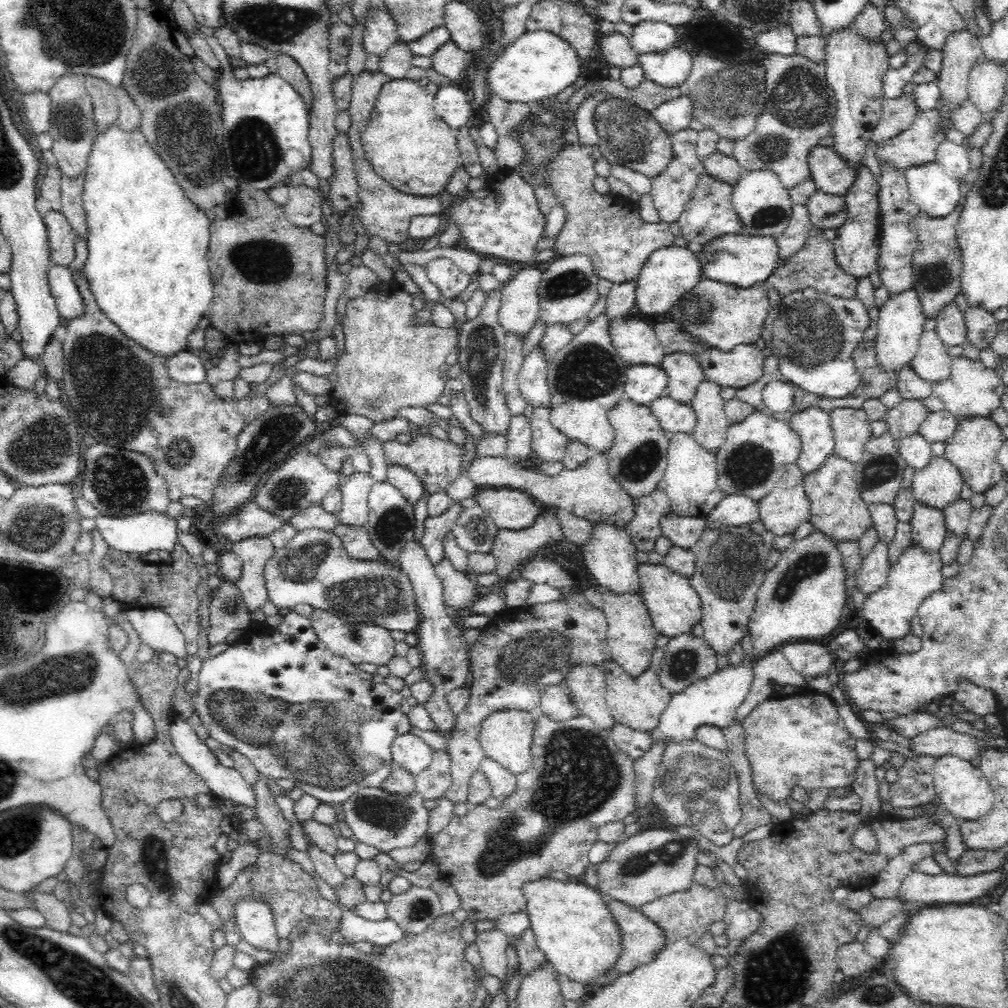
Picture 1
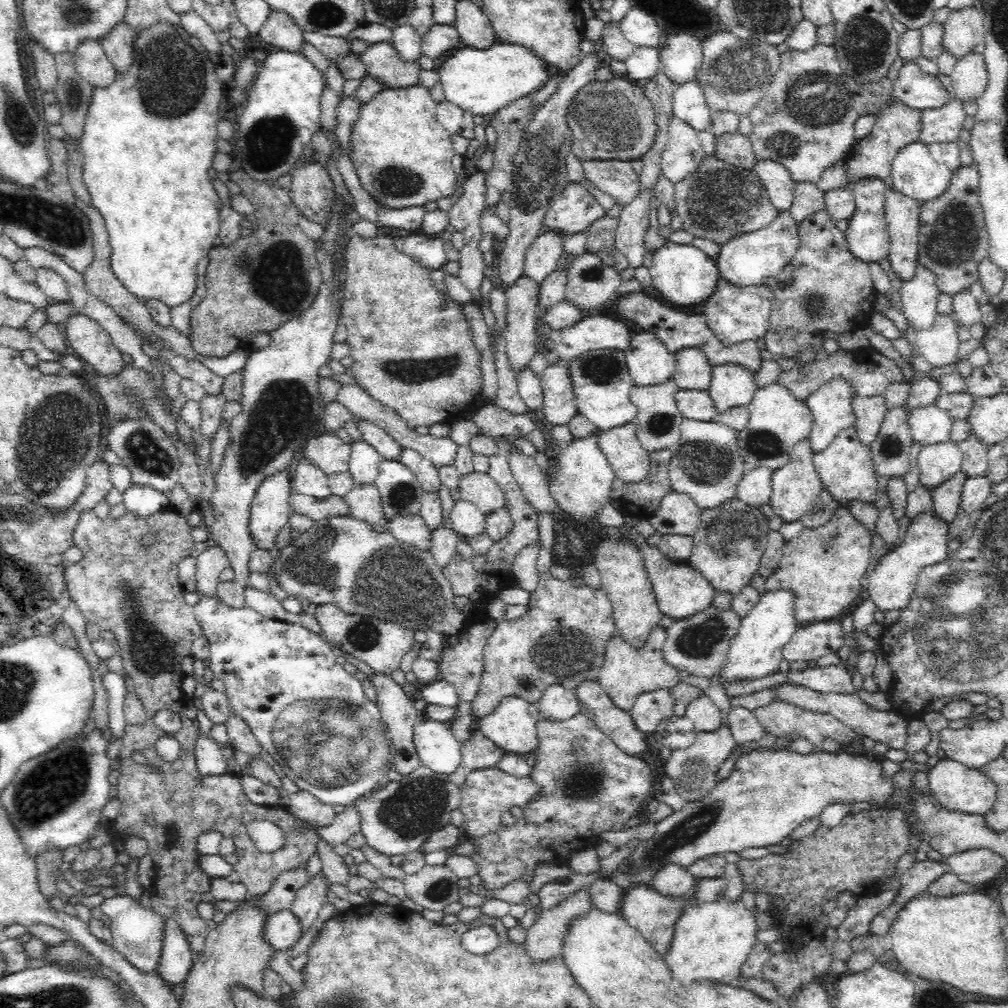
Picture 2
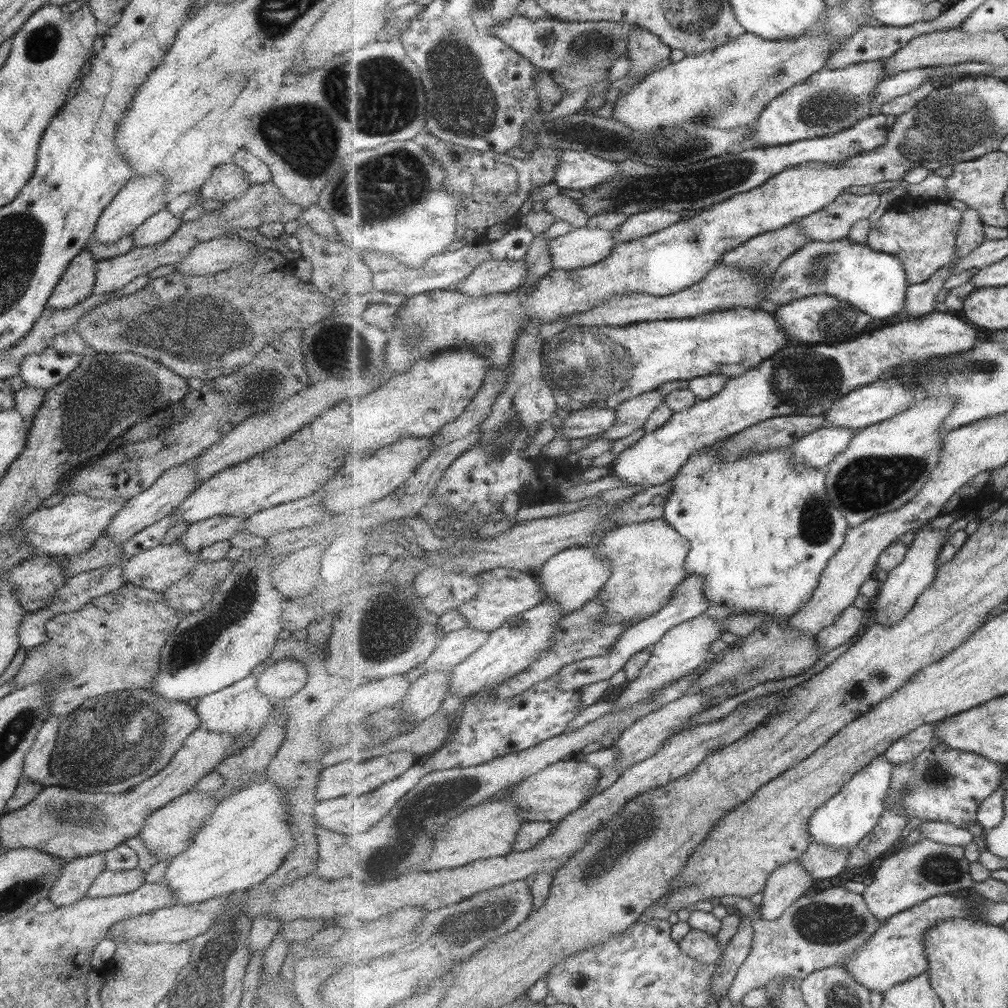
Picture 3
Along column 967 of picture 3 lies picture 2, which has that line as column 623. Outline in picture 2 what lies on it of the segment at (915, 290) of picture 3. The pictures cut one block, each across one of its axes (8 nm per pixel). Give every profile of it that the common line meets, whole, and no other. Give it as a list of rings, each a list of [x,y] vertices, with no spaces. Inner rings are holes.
[[[652,189],[639,191],[635,199],[623,207],[619,215],[619,226],[616,231],[615,243],[617,250],[628,259],[630,268],[640,268],[644,262],[644,230],[649,226],[648,214]]]

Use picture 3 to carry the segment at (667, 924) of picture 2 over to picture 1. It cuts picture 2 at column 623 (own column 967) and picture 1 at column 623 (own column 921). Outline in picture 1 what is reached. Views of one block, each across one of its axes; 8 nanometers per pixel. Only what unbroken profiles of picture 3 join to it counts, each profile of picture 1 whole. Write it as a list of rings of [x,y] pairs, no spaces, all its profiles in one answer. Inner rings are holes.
[[[618,901],[606,903],[606,908],[608,912],[610,912],[610,915],[612,915],[612,919],[614,919],[618,931],[620,931],[621,952],[618,954],[614,966],[609,970],[604,970],[604,974],[598,978],[603,984],[610,983],[620,975],[632,972],[635,968],[652,962],[652,960],[656,958],[656,955],[666,947],[662,929],[654,924],[652,920],[648,919],[648,917],[644,916],[639,910],[633,909]]]

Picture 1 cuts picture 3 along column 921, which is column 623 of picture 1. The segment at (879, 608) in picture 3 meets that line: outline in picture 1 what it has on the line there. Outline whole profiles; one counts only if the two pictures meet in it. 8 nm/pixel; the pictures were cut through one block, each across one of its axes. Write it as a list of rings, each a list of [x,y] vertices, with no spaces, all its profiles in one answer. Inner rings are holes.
[[[604,523],[594,526],[593,529],[593,539],[577,549],[581,550],[583,562],[595,578],[597,587],[603,592],[610,591],[616,595],[640,595],[639,562],[636,560],[636,547],[630,541],[628,533],[623,528]]]

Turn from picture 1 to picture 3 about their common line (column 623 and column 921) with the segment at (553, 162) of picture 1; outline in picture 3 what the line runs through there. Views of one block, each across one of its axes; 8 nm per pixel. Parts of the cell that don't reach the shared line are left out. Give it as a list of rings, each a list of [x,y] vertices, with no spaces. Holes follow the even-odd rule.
[[[905,196],[895,202],[868,231],[864,244],[872,250],[895,255],[905,264],[909,285],[927,284],[927,280],[947,266],[957,254],[957,234],[963,211],[946,201]]]

